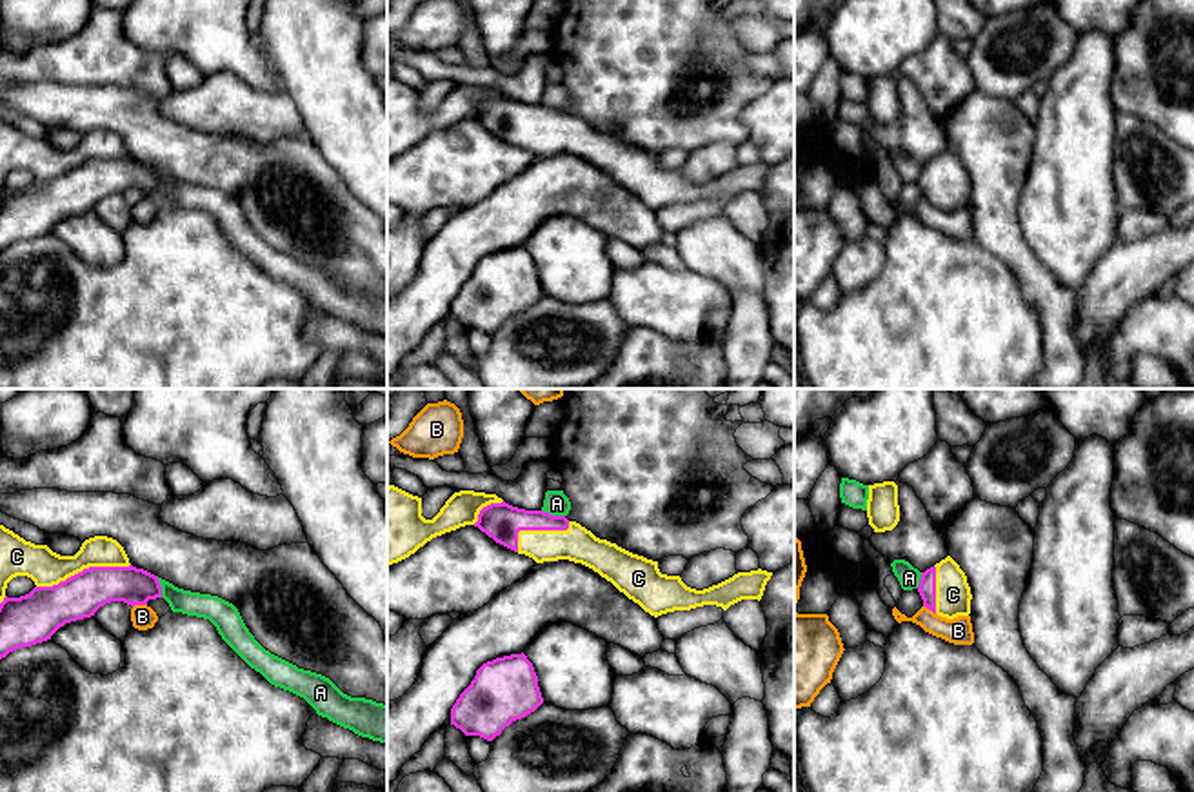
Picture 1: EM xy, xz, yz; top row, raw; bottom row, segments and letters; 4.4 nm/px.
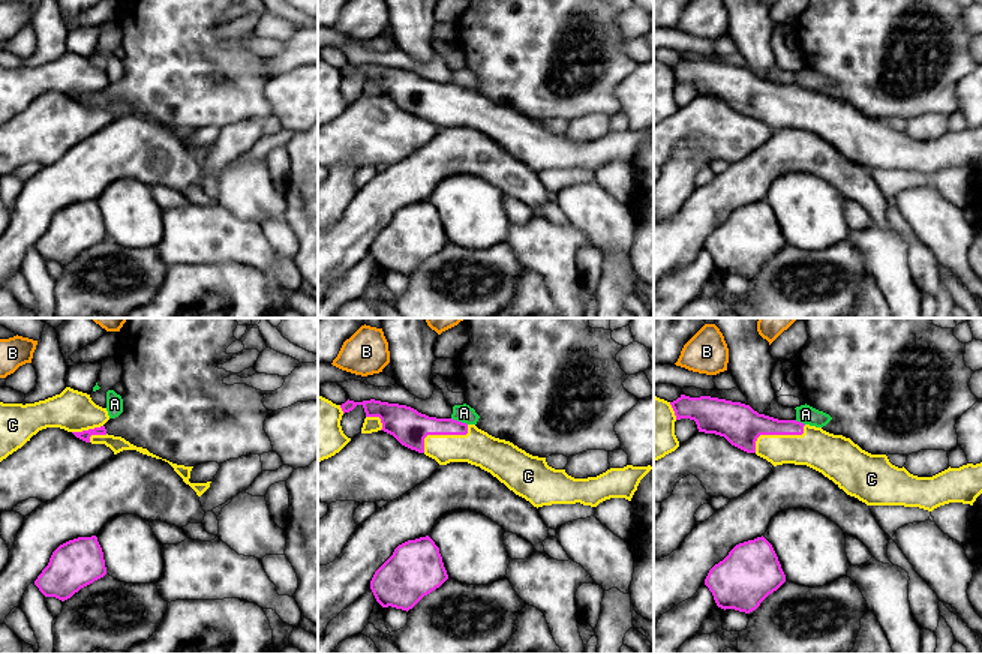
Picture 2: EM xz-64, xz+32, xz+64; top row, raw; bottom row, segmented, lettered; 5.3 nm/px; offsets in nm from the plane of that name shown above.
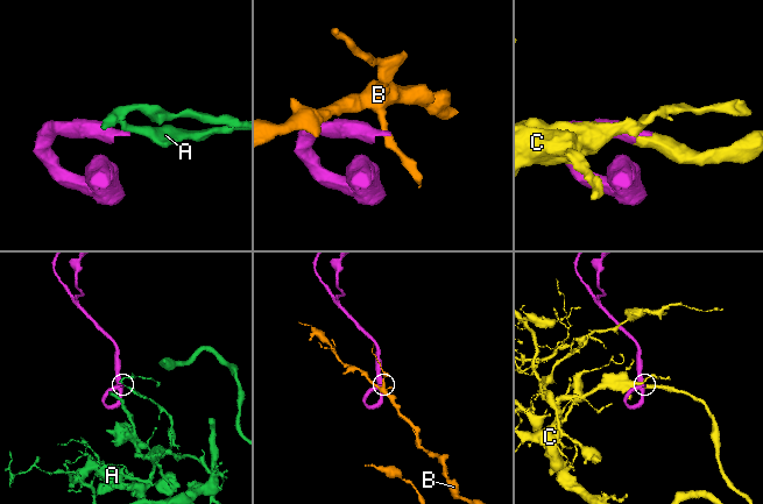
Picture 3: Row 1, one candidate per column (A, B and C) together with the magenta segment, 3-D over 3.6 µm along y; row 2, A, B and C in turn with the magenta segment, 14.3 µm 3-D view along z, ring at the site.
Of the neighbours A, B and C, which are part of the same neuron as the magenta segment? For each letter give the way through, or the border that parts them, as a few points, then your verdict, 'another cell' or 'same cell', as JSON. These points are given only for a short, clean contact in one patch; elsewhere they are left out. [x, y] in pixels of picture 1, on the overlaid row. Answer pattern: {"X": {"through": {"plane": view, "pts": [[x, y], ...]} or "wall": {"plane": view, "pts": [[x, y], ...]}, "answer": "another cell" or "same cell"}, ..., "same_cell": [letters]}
{"A": {"wall": {"plane": "xz", "pts": [[542, 509], [564, 516]]}, "answer": "another cell"}, "B": {"wall": {"plane": "xy", "pts": [[146, 603], [133, 607]]}, "answer": "another cell"}, "C": {"answer": "same cell"}, "same_cell": ["C"]}

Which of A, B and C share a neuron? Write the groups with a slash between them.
A / B / C

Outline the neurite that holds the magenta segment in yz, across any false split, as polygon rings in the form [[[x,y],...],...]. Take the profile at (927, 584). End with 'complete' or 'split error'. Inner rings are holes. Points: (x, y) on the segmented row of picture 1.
[[[950,556],[921,572],[918,592],[923,607],[941,618],[954,619],[970,614],[972,594],[967,576]]]; split error

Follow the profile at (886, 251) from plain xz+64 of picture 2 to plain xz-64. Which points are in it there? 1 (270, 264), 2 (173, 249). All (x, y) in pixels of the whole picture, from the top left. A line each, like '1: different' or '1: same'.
1: same
2: same

